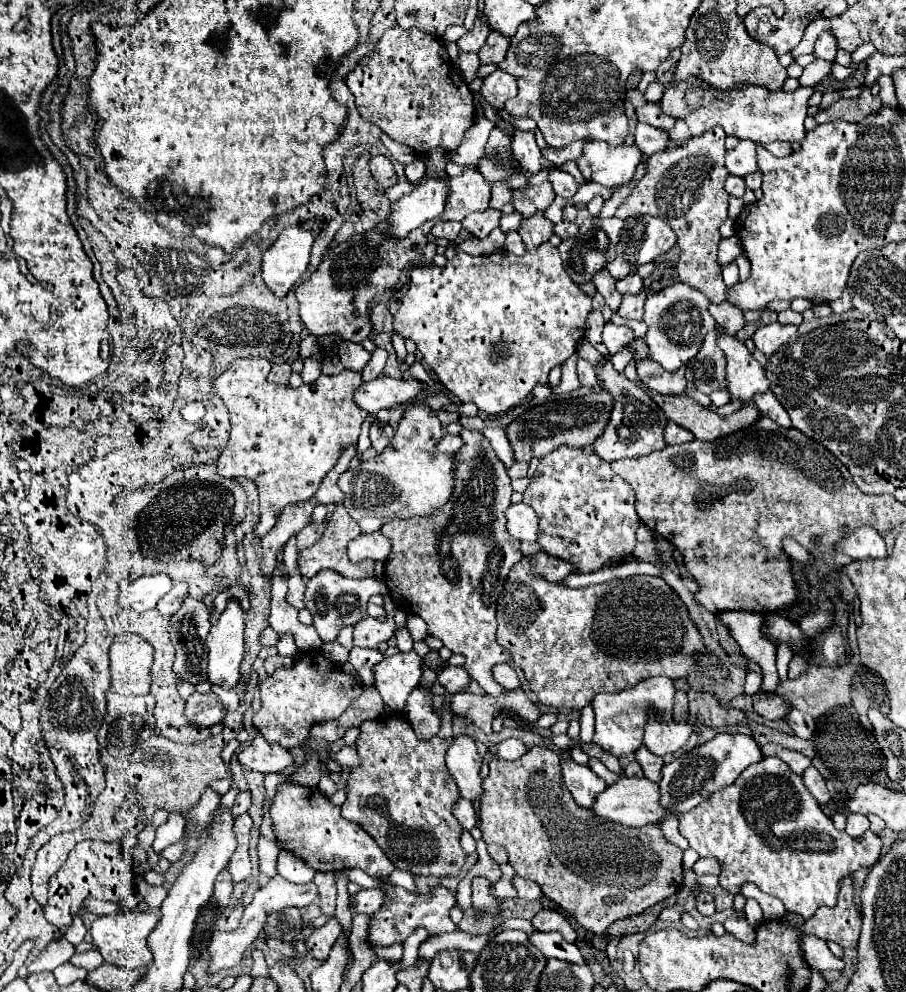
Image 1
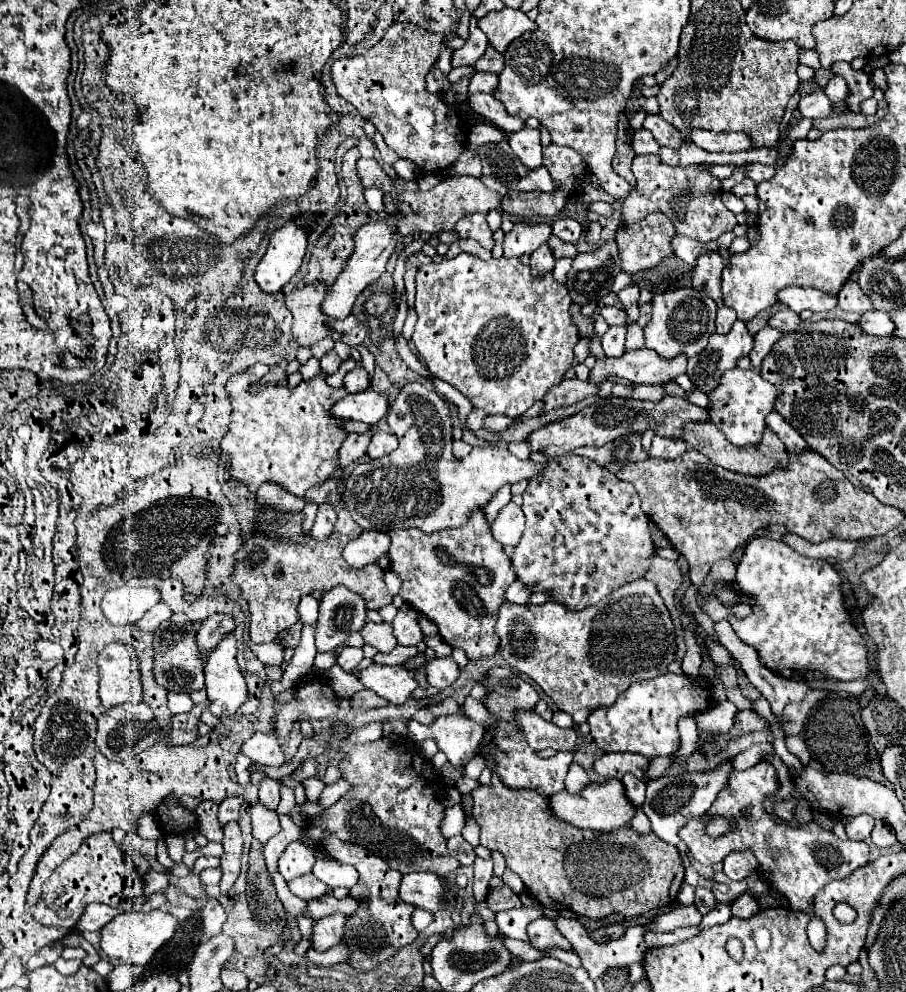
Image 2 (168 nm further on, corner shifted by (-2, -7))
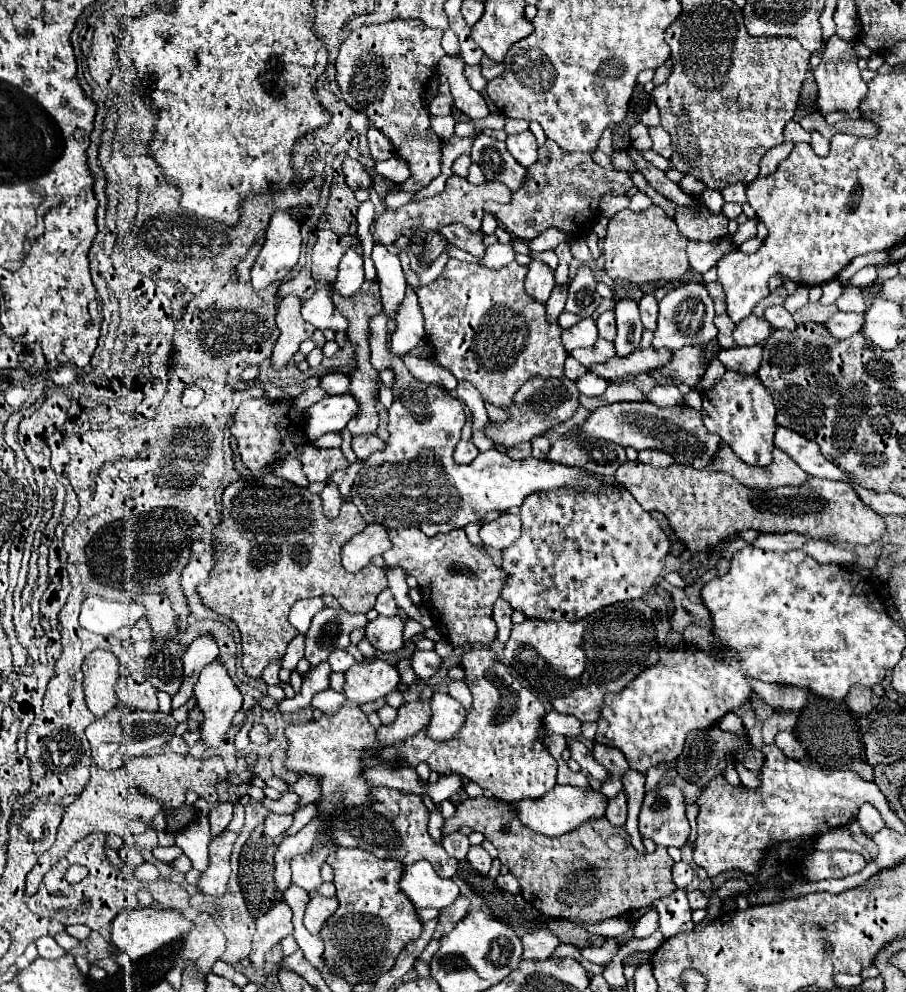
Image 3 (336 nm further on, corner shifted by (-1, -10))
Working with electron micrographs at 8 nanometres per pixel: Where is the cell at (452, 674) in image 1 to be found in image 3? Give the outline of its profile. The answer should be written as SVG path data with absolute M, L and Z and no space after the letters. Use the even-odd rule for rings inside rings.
M416 650L412 656L412 668L418 678L428 680L440 668L440 656L434 650Z

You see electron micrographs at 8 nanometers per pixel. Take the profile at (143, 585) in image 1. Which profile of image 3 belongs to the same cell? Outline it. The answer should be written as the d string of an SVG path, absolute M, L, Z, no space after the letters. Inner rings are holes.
M88 596L82 602L80 626L94 634L110 634L122 626L130 626L144 616L144 606L110 602L100 596Z

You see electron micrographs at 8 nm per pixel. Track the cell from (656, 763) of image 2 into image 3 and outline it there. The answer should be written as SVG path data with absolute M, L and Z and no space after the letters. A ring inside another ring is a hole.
M626 770L626 774L622 776L622 784L624 784L624 792L628 796L628 822L626 822L626 830L632 838L632 846L640 852L646 854L646 848L642 844L642 836L638 834L638 814L640 814L640 806L642 806L642 798L644 798L644 774L636 772L636 770Z

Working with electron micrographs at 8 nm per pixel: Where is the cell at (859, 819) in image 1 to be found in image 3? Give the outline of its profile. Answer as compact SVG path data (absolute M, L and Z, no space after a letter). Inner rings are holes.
M868 802L860 806L860 812L858 812L856 820L860 822L860 826L862 826L862 830L864 830L866 834L874 834L874 832L878 832L878 830L884 828L882 816L880 816L878 810L876 810L874 806L870 806Z

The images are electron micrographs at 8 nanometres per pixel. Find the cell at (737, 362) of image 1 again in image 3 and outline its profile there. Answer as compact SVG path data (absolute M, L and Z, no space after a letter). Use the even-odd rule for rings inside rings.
M728 370L716 386L702 392L702 410L704 426L722 438L724 444L728 444L734 454L748 466L760 466L768 468L772 462L772 450L774 450L774 416L776 408L772 402L770 392L762 386L758 378L748 378L738 372Z

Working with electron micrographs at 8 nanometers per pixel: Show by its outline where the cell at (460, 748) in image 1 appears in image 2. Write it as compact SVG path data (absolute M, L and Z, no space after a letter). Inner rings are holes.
M463 715L439 717L429 727L413 719L407 725L407 735L417 743L433 737L439 749L447 755L449 763L459 771L463 771L467 763L479 755L479 743L481 743L483 733L485 729L479 723Z

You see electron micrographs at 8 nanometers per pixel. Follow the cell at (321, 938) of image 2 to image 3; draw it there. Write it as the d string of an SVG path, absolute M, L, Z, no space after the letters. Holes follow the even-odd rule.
M310 894L308 904L306 904L306 914L304 914L304 926L312 934L318 934L320 928L324 926L324 922L334 914L336 908L338 908L338 900L336 898Z

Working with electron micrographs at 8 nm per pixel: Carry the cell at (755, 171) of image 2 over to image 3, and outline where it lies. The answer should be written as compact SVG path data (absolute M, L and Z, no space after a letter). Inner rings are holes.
M786 142L786 144L780 144L780 146L774 146L772 150L768 150L762 160L760 160L760 174L772 174L776 170L776 166L790 156L794 148L794 142Z

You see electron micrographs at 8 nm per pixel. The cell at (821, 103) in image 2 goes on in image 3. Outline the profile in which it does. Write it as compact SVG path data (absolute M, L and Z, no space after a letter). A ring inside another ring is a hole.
M834 34L826 44L820 66L814 70L814 76L816 76L816 82L818 82L818 110L822 114L836 112L836 110L854 112L858 108L858 104L864 100L866 82L862 80L856 62L858 62L858 56L856 56L852 44L848 44L838 34Z

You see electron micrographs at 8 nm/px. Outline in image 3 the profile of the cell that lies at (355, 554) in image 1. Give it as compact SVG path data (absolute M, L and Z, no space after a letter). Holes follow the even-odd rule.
M368 524L362 532L358 532L346 546L342 546L342 566L348 572L358 572L370 564L376 554L384 554L390 550L392 542L388 538L388 530L378 524Z

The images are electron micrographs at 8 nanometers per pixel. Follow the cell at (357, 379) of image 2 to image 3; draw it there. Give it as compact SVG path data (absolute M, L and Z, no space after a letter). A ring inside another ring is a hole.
M334 372L334 374L326 374L320 380L320 388L328 394L346 394L350 386L350 378L346 374Z

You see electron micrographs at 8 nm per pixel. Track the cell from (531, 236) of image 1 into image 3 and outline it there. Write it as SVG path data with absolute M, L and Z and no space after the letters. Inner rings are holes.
M532 260L528 264L528 274L526 274L526 292L536 300L536 302L546 302L550 298L554 290L554 272L538 262L538 260Z

